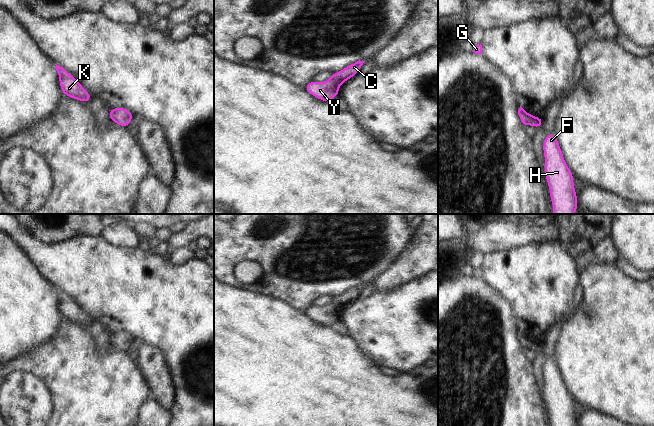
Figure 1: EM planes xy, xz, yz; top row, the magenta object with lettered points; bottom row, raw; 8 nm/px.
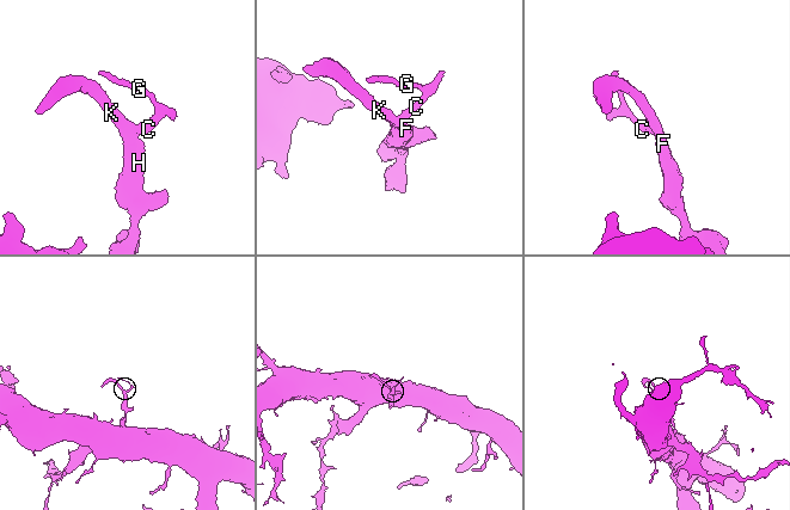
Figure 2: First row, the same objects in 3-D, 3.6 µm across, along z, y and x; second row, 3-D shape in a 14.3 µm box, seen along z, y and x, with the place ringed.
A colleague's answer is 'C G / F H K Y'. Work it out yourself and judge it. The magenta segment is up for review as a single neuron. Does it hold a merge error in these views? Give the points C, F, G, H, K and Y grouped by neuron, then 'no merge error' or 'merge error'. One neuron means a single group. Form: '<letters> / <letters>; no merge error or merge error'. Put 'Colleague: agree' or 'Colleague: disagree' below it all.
C F G H K Y; no merge error
Colleague: disagree

